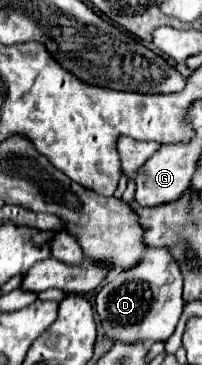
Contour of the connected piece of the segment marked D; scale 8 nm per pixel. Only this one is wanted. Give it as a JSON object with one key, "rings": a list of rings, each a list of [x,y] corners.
{"rings":[[[150,248],[144,252],[138,266],[120,272],[96,294],[96,312],[106,336],[126,344],[144,342],[150,346],[154,342],[166,342],[180,320],[182,308],[184,300],[180,264],[176,264],[172,254],[164,248]]]}

